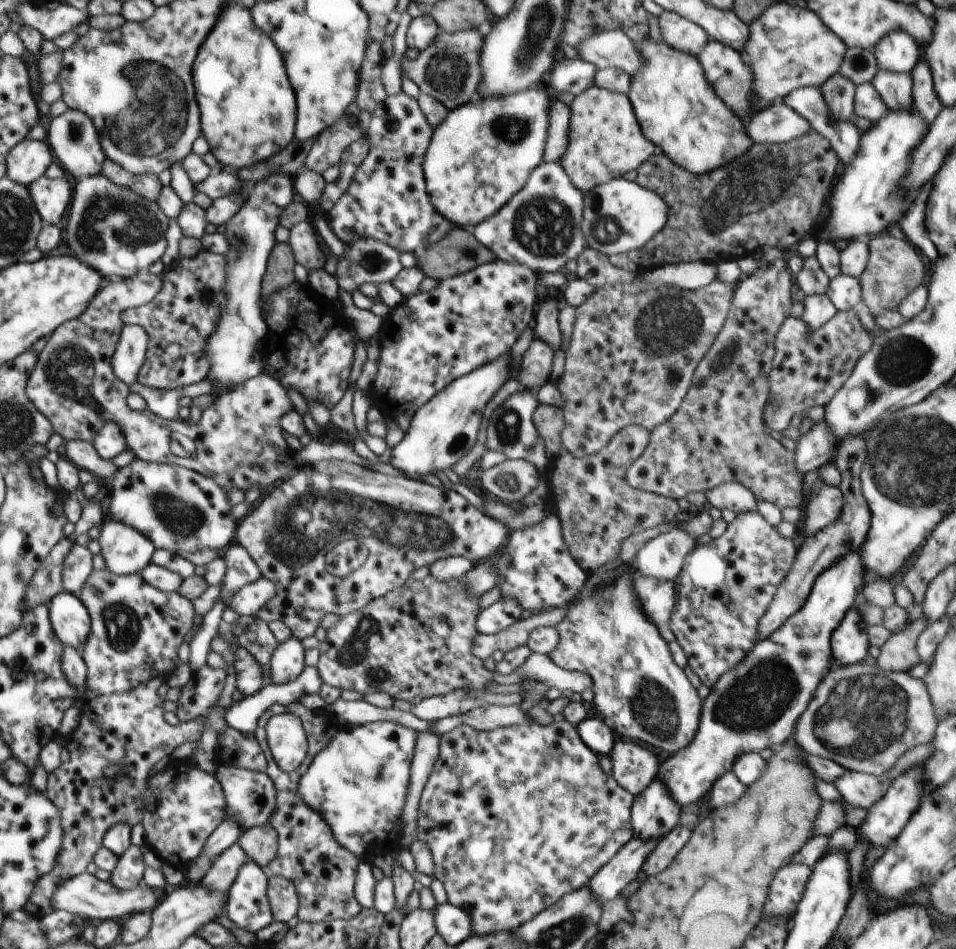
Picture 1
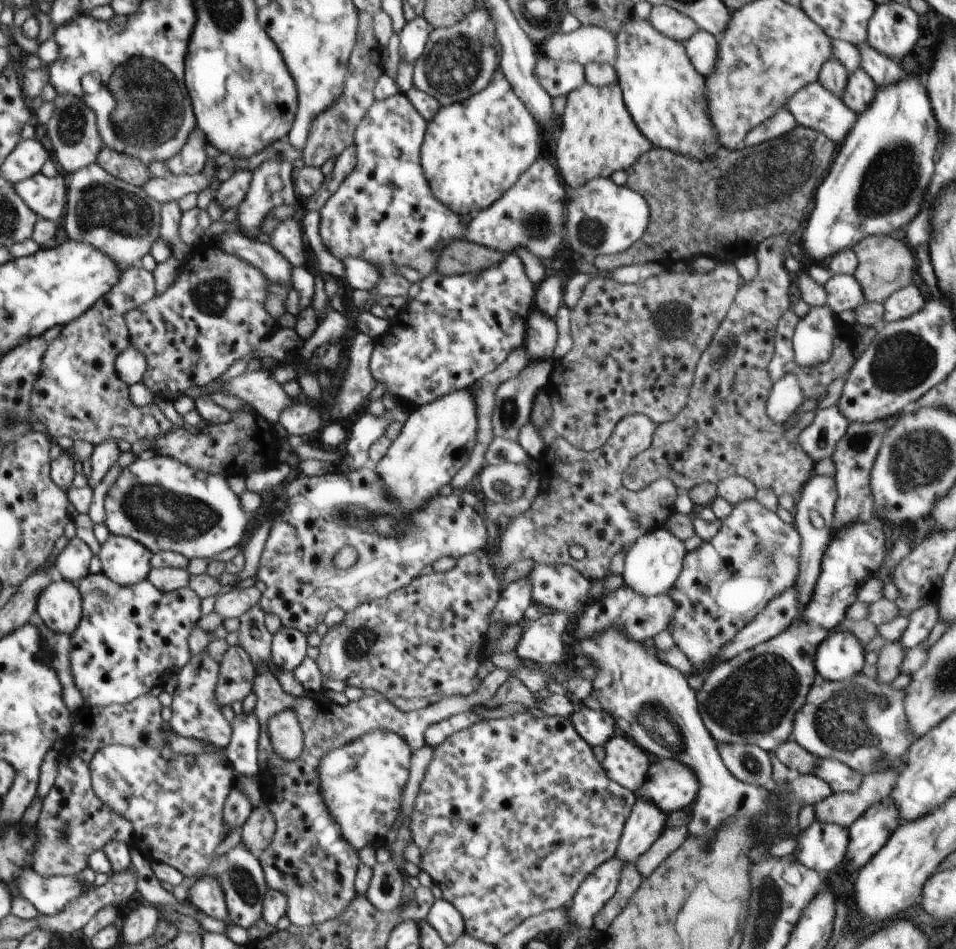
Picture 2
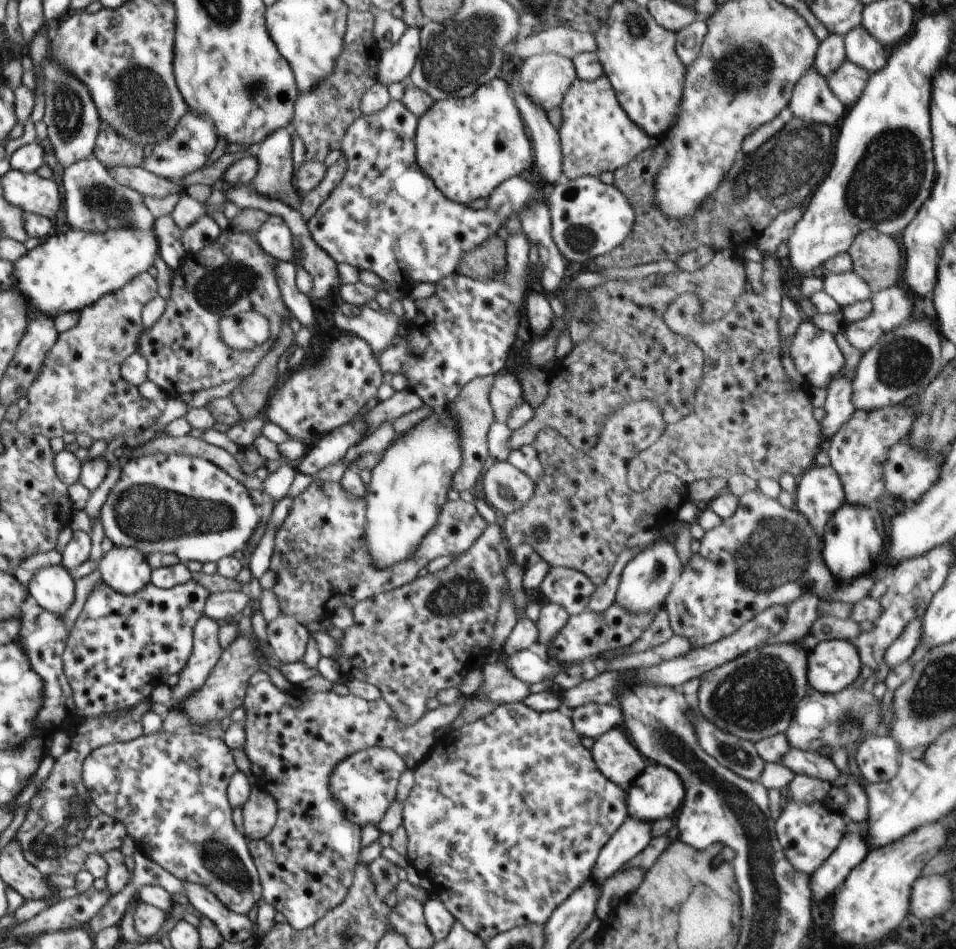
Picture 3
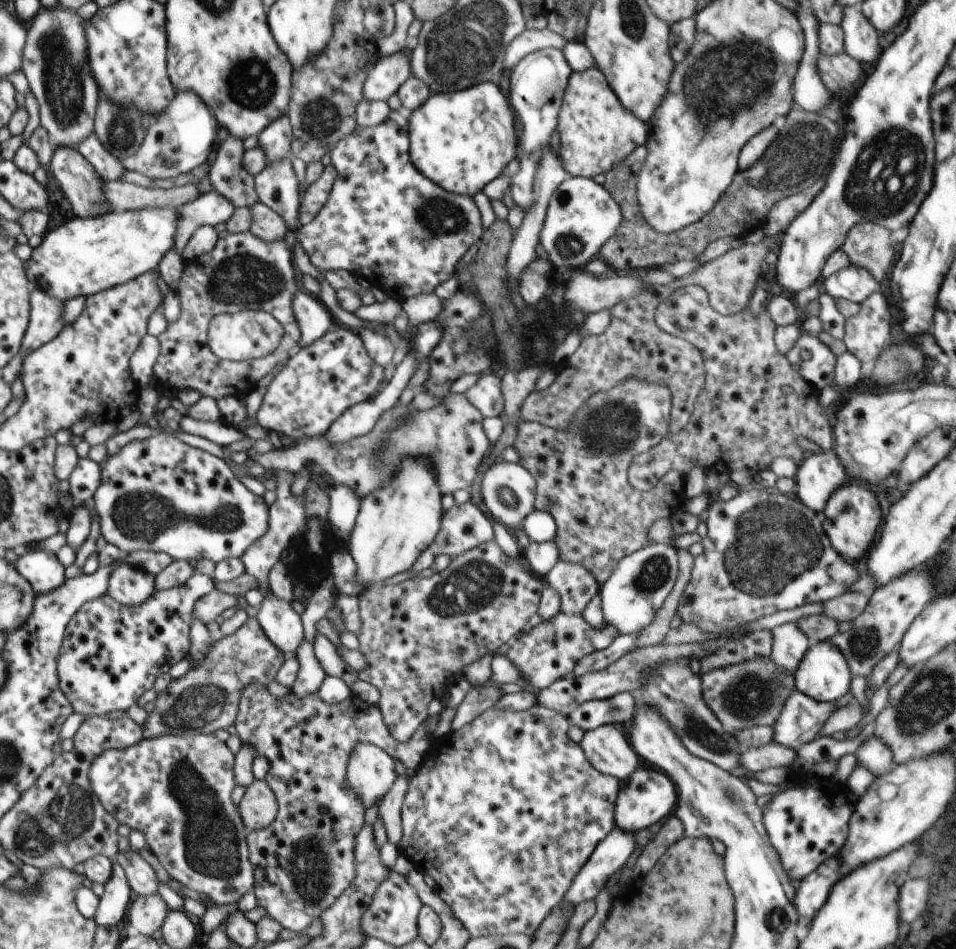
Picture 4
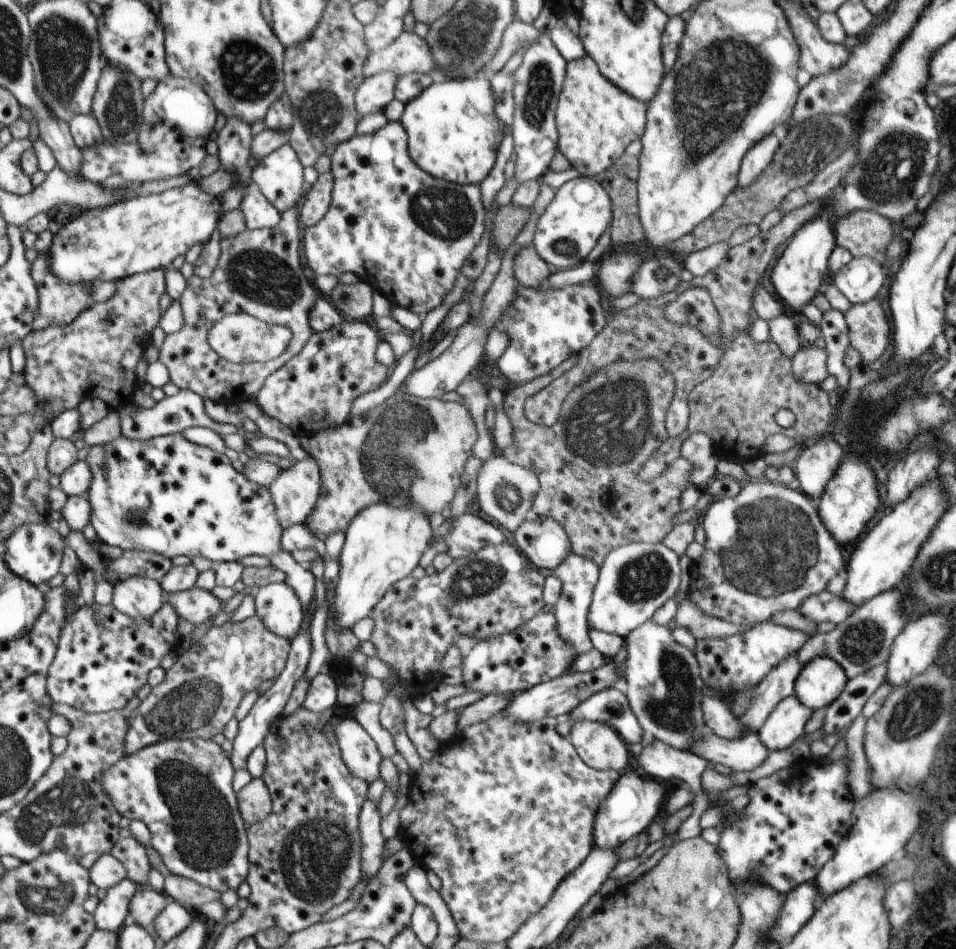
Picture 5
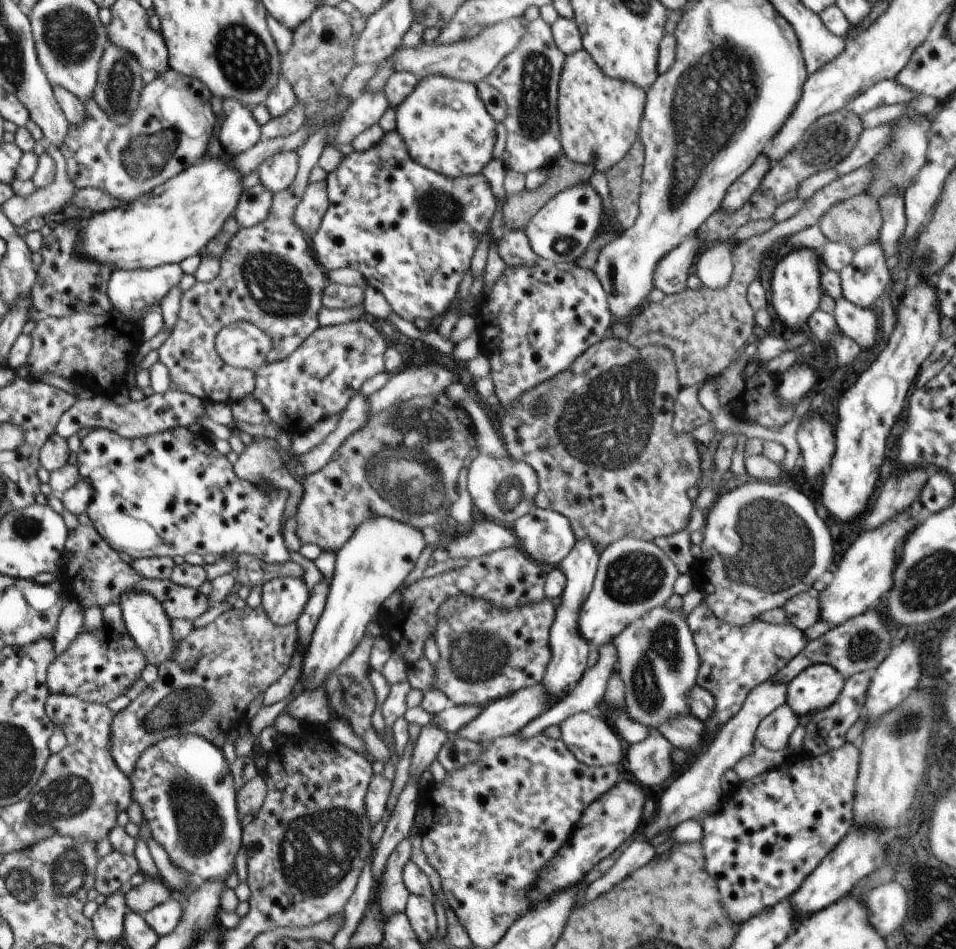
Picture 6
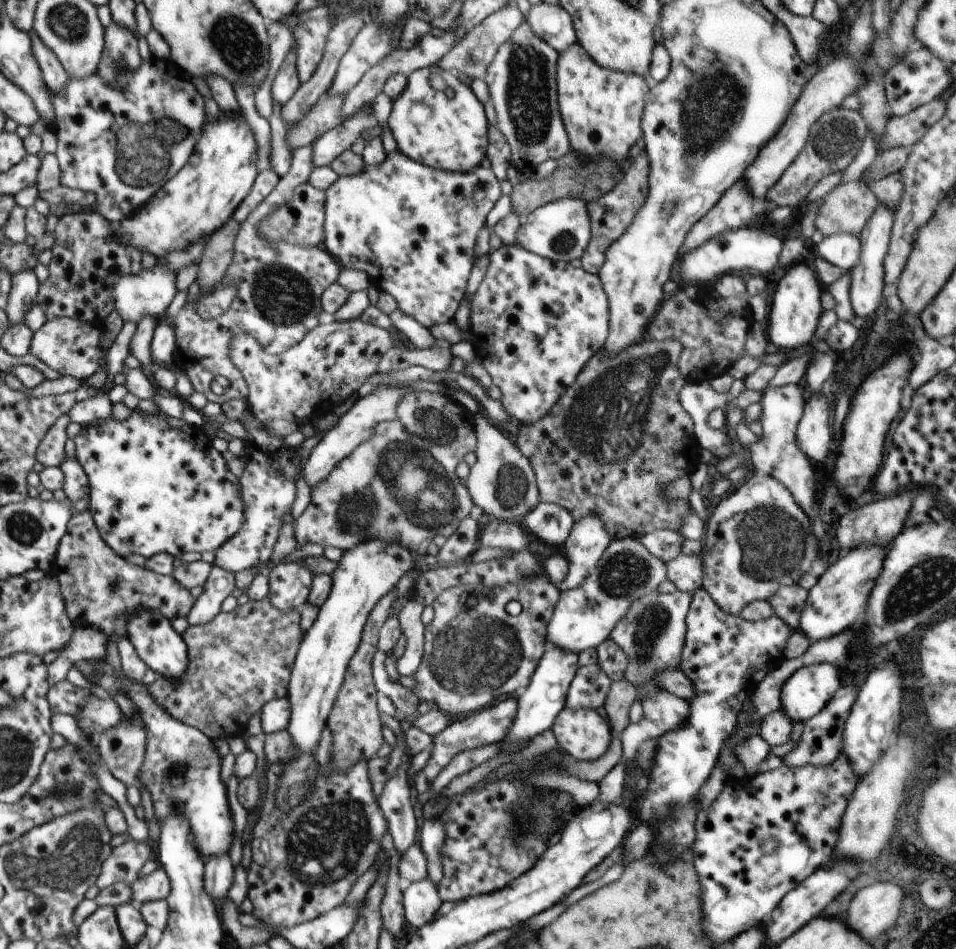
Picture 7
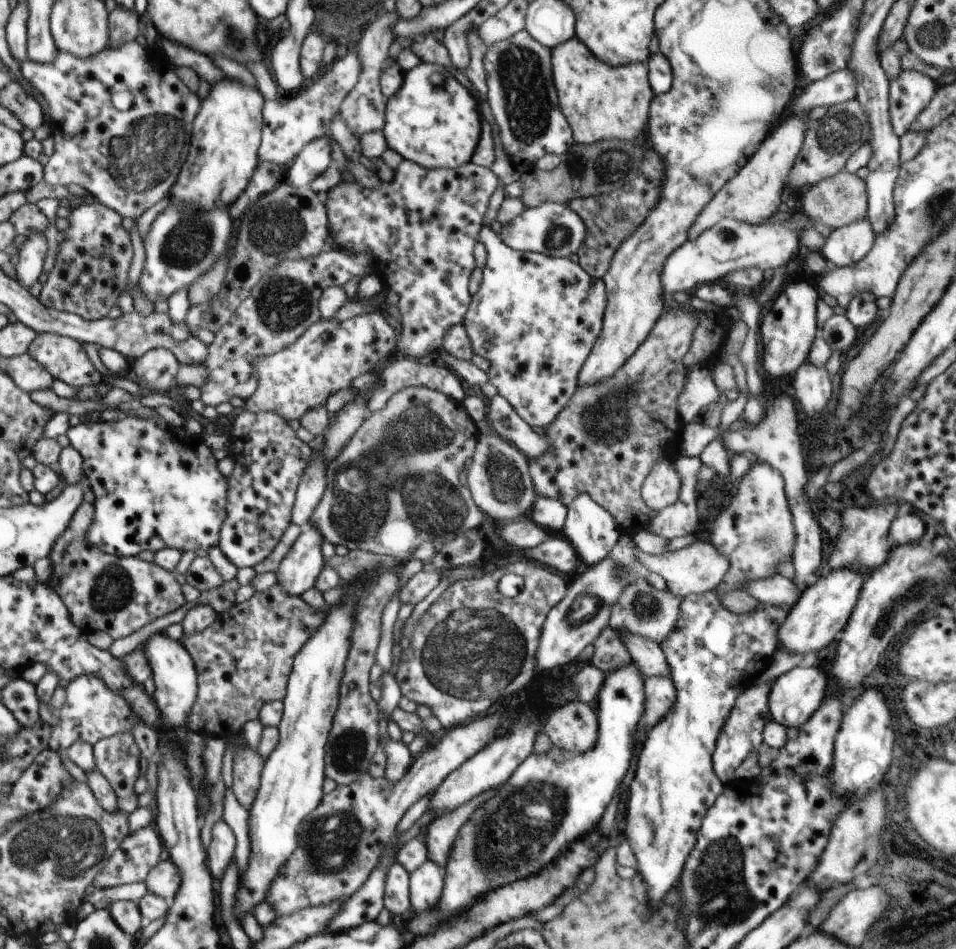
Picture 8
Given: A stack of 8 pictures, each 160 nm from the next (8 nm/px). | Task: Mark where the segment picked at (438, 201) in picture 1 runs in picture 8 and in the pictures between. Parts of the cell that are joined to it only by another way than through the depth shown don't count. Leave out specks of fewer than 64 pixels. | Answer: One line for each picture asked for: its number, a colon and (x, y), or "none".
2: (474, 150)
3: (467, 146)
4: (462, 140)
5: (453, 133)
6: (446, 128)
7: (449, 132)
8: (436, 127)

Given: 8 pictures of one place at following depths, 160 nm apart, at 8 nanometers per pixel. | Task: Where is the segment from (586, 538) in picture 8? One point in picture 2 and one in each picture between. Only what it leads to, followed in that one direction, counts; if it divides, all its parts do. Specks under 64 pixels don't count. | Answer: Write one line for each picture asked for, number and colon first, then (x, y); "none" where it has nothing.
2: (562, 588)
3: (570, 588)
4: (576, 585)
5: (578, 575)
6: (570, 650)
7: (588, 539)

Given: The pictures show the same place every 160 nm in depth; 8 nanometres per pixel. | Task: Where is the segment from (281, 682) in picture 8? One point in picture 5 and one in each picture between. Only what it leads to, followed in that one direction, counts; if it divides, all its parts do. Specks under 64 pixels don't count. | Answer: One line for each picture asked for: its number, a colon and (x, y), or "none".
5: (200, 693)
6: (204, 688)
7: (240, 661)

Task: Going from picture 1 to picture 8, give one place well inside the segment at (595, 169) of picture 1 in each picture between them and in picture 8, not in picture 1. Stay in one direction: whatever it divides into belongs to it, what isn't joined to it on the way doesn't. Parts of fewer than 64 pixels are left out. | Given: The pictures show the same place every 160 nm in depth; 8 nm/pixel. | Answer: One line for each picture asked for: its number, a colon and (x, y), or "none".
2: (598, 137)
3: (596, 135)
4: (596, 132)
5: (596, 121)
6: (599, 117)
7: (602, 109)
8: (601, 102)

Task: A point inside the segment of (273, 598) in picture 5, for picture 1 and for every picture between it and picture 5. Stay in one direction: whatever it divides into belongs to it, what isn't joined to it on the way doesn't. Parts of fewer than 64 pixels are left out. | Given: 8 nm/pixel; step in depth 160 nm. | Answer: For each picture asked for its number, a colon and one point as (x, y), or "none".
1: (288, 660)
2: (289, 648)
3: (288, 639)
4: (281, 621)

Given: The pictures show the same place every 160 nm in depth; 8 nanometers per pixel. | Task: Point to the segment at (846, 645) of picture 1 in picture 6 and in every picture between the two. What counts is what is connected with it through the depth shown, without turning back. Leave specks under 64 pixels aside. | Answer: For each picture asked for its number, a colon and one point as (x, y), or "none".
2: (840, 656)
3: (833, 665)
4: (823, 674)
5: (821, 681)
6: (818, 686)

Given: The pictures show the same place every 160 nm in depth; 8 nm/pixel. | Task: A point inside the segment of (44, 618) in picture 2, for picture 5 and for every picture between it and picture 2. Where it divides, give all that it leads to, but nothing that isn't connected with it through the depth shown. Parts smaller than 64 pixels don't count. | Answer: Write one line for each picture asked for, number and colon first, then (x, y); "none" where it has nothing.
3: (52, 587)
4: (41, 568)
5: (34, 551)

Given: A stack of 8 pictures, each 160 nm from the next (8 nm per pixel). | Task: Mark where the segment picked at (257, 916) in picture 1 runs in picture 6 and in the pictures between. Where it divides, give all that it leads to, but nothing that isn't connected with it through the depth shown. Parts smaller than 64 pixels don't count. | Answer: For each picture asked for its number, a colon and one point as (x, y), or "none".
2: (175, 803)
3: (169, 790)
4: (177, 790)
5: (182, 789)
6: (184, 786)

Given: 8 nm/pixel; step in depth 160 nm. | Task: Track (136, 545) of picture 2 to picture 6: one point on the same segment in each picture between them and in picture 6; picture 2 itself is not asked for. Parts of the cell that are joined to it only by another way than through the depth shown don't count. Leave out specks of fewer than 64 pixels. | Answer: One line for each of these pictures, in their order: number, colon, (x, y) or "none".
3: (126, 570)
4: (129, 586)
5: (139, 597)
6: (145, 619)

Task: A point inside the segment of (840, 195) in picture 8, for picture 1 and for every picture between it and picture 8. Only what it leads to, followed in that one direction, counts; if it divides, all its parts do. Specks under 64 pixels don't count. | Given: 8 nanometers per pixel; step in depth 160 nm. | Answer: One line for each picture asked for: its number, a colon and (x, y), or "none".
1: (894, 269)
2: (886, 265)
3: (876, 257)
4: (868, 245)
5: (863, 233)
6: (856, 221)
7: (846, 208)

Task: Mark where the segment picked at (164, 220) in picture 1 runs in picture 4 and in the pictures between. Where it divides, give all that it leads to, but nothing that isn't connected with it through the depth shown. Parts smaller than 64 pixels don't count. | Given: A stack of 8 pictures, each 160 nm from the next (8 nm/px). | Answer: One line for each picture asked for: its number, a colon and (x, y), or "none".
2: (121, 220)
3: (94, 202)
4: (80, 182)

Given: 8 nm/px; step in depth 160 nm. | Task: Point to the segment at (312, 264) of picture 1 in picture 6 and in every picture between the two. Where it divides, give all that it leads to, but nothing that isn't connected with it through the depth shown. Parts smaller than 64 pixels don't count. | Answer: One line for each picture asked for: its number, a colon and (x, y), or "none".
2: (288, 238)
3: (275, 237)
4: (266, 224)
5: (259, 213)
6: (254, 206)

